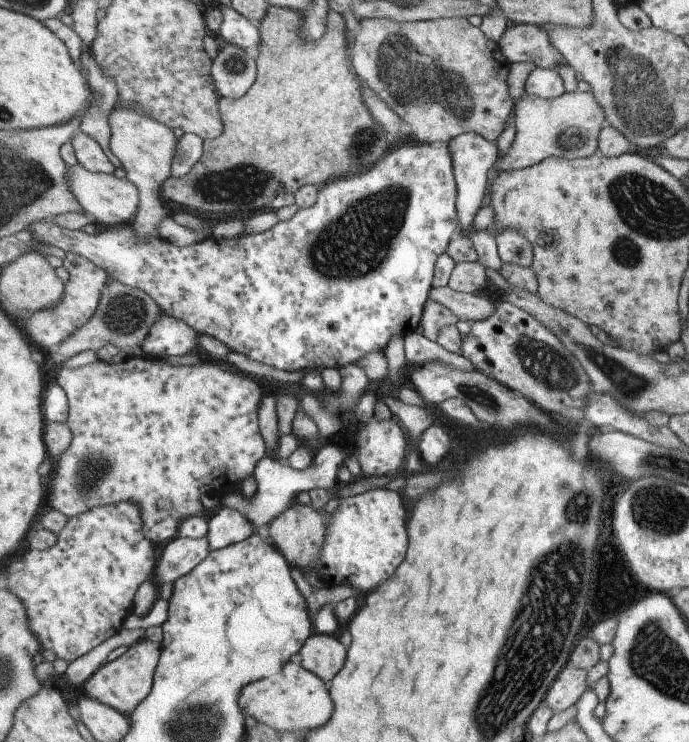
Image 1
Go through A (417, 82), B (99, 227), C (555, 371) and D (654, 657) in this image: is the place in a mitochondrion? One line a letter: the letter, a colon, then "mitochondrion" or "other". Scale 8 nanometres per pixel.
A: mitochondrion
B: other
C: mitochondrion
D: mitochondrion

